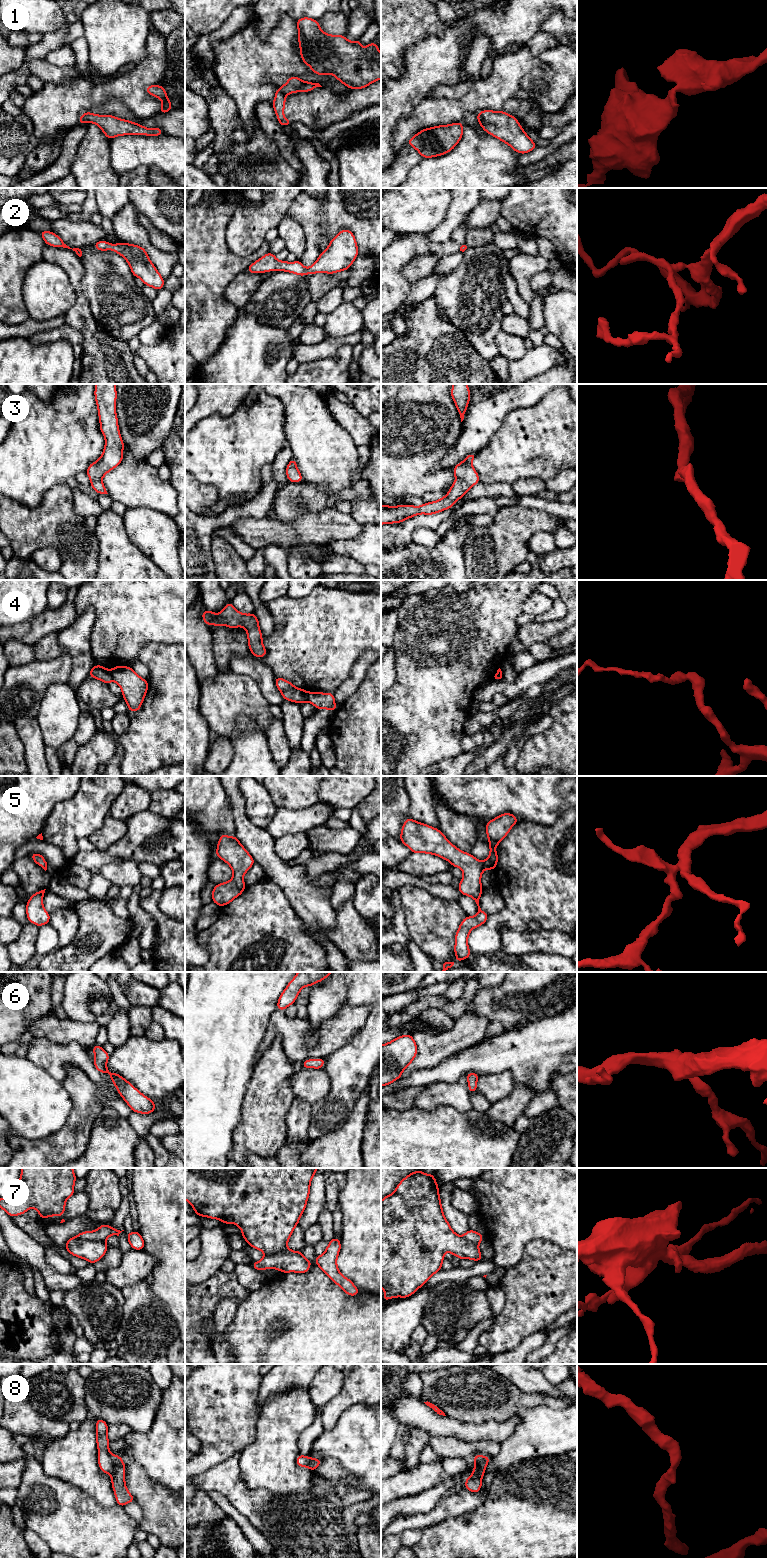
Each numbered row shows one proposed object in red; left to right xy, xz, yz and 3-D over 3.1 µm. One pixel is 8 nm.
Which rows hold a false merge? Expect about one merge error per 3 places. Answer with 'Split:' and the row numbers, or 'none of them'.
Split: 1, 4, 7

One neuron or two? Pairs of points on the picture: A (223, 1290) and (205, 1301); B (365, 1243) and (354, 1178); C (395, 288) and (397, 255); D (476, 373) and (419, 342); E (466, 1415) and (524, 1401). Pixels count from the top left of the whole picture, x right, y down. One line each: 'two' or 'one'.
A: one
B: one
C: one
D: one
E: one

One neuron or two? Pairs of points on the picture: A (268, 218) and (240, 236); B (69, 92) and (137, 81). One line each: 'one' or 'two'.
A: one
B: one

